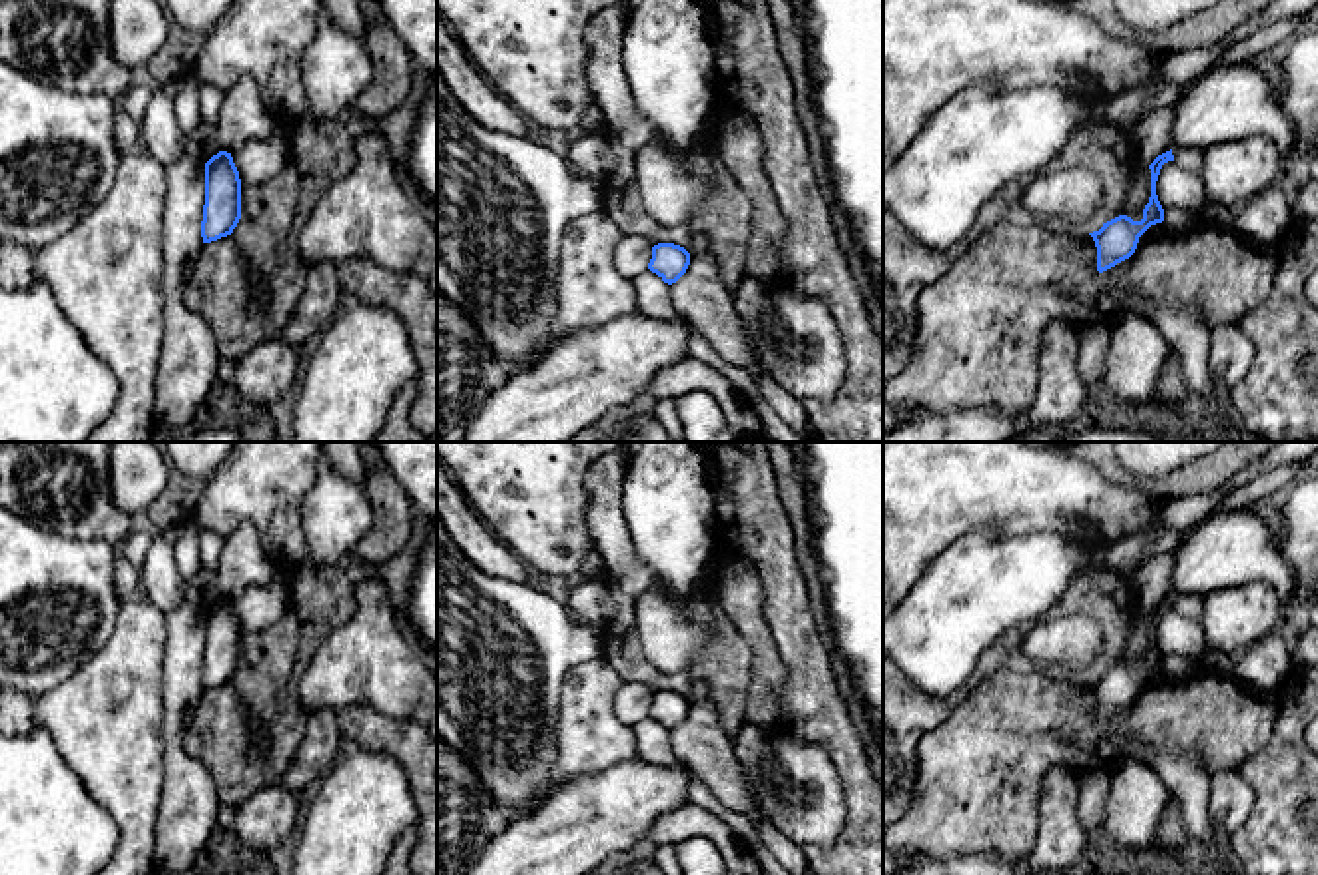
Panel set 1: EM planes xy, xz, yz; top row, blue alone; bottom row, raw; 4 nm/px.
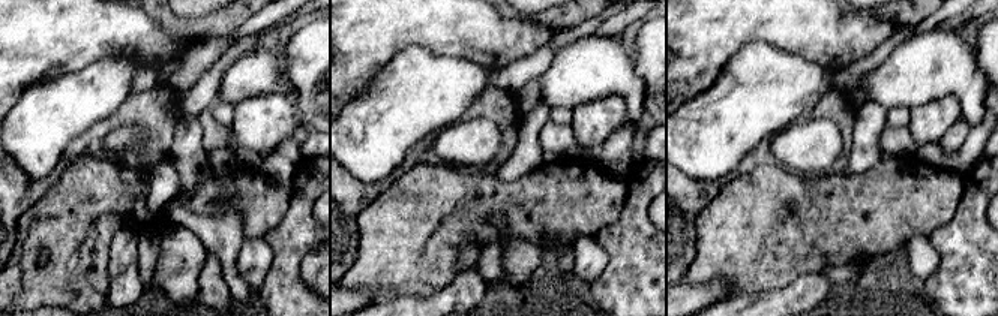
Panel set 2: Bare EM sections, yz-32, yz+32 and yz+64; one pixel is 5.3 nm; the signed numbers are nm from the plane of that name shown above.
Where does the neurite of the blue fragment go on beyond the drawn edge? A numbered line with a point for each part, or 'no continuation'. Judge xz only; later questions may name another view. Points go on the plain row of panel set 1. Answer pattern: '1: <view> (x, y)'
no continuation

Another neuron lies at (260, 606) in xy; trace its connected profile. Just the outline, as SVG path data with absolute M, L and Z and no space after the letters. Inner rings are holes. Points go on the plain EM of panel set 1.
M279 570L267 586L251 586L231 600L243 634L259 634L291 610L291 572Z

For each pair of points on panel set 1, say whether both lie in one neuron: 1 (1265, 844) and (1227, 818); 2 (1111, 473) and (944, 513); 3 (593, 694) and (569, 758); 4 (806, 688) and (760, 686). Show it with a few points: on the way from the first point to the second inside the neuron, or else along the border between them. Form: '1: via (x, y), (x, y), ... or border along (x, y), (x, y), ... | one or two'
1: border along (1241, 778), (1253, 792), (1253, 808), (1231, 836) | two
2: border along (1087, 463), (1111, 483), (1129, 485) | two
3: via (587, 710), (585, 742) | one
4: border along (776, 642), (786, 686), (770, 726) | two

